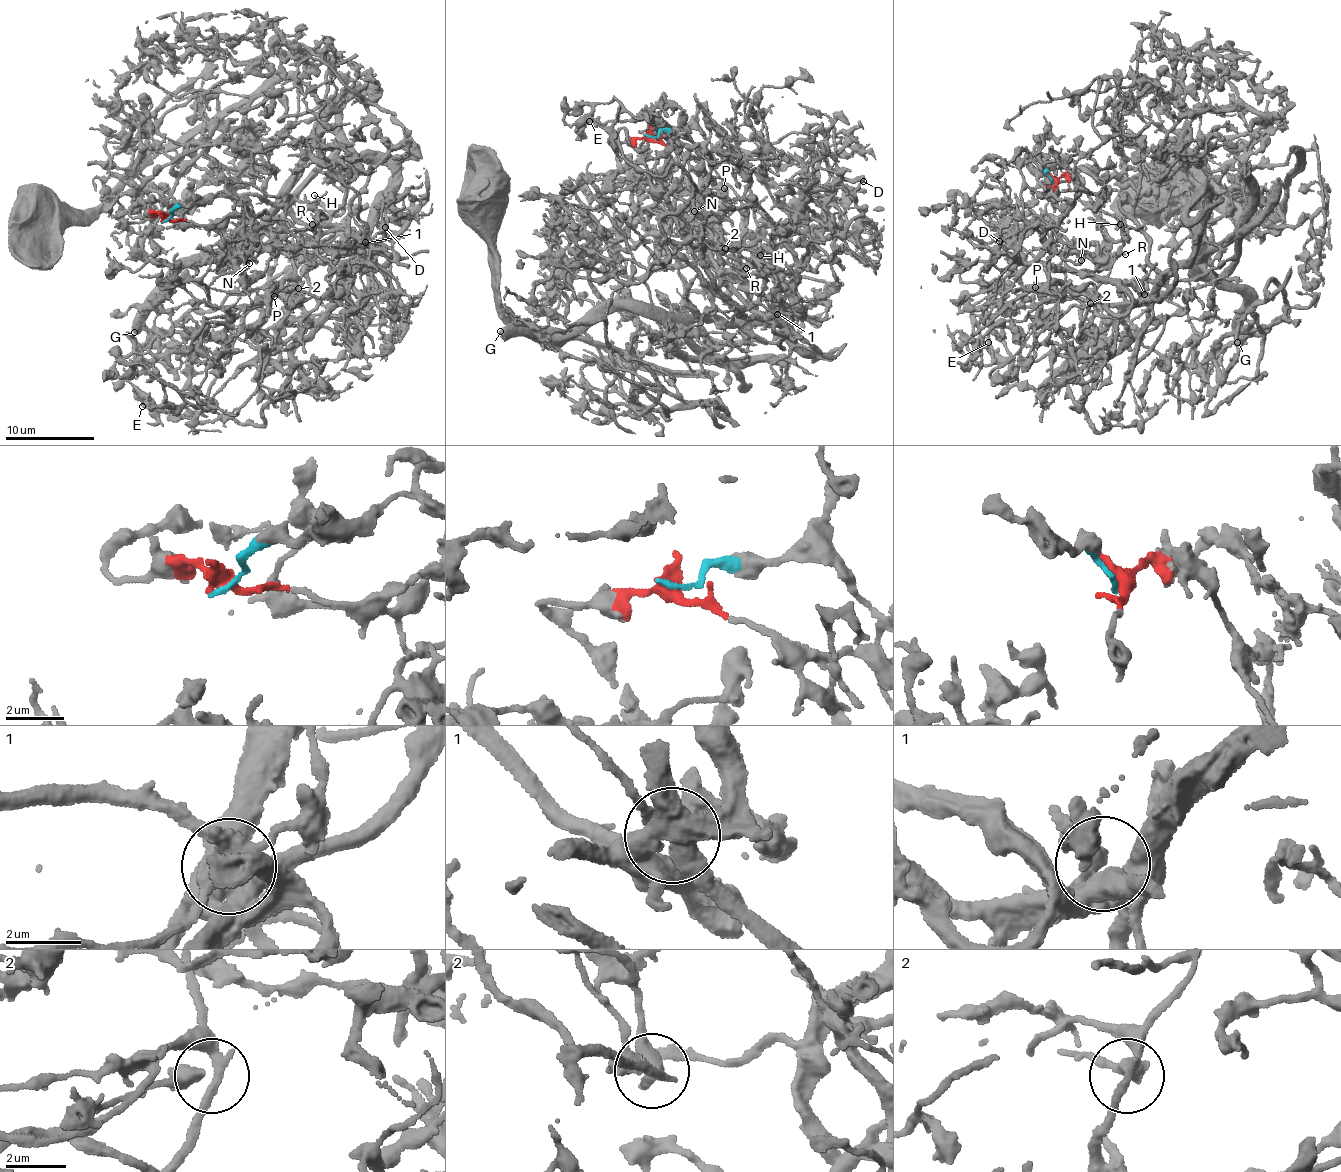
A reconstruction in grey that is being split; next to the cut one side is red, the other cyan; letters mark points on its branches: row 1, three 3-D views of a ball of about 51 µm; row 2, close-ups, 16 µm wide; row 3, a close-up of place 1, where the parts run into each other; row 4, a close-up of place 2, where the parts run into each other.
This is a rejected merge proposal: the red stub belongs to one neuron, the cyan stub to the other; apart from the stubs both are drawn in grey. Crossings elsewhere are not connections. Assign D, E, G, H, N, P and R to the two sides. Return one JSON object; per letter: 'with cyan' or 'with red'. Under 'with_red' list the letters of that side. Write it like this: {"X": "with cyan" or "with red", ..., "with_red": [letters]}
{"D": "with red", "E": "with cyan", "G": "with red", "H": "with cyan", "N": "with cyan", "P": "with cyan", "R": "with cyan", "with_red": ["D", "G"]}

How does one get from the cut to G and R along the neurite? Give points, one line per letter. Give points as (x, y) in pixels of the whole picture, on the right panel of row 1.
G: (1053, 182), (1087, 169), (1119, 191), (1157, 287), (1190, 256), (1204, 188), (1195, 264), (1240, 295), (1238, 342)
R: (1053, 182), (1043, 171), (1034, 175), (1066, 167), (1084, 201), (1121, 223), (1123, 247), (1117, 256), (1125, 255)

